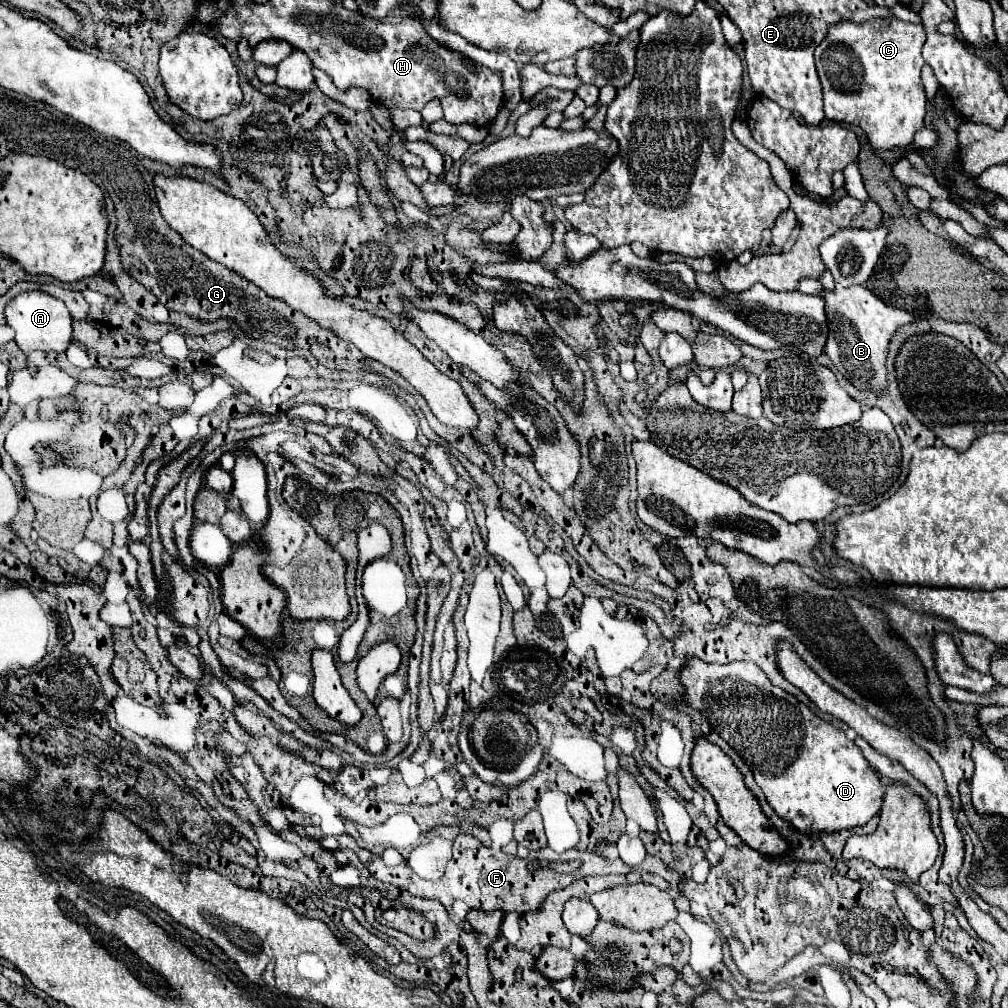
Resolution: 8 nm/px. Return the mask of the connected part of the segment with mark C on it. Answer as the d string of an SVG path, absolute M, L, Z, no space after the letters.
M878 17L864 23L838 21L828 27L826 39L816 47L814 59L818 77L824 91L824 113L830 121L840 121L848 125L858 125L864 129L868 141L876 149L906 147L918 129L924 127L924 85L920 79L920 69L924 59L920 55L926 43L926 31L918 23L902 21L898 17Z

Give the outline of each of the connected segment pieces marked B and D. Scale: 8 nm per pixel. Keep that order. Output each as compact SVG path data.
M836 285L832 291L824 289L822 299L826 303L826 321L828 321L828 341L824 353L834 361L838 371L860 391L884 391L886 387L884 359L888 351L888 341L902 323L910 323L914 321L914 317L902 309L886 305L862 285L852 287Z
M690 657L682 669L682 685L686 701L700 709L720 737L742 755L746 765L754 771L756 783L762 787L772 809L802 833L840 831L868 823L882 807L884 785L876 771L868 765L860 749L840 729L822 721L794 695L770 683L762 669L754 663L708 665Z

